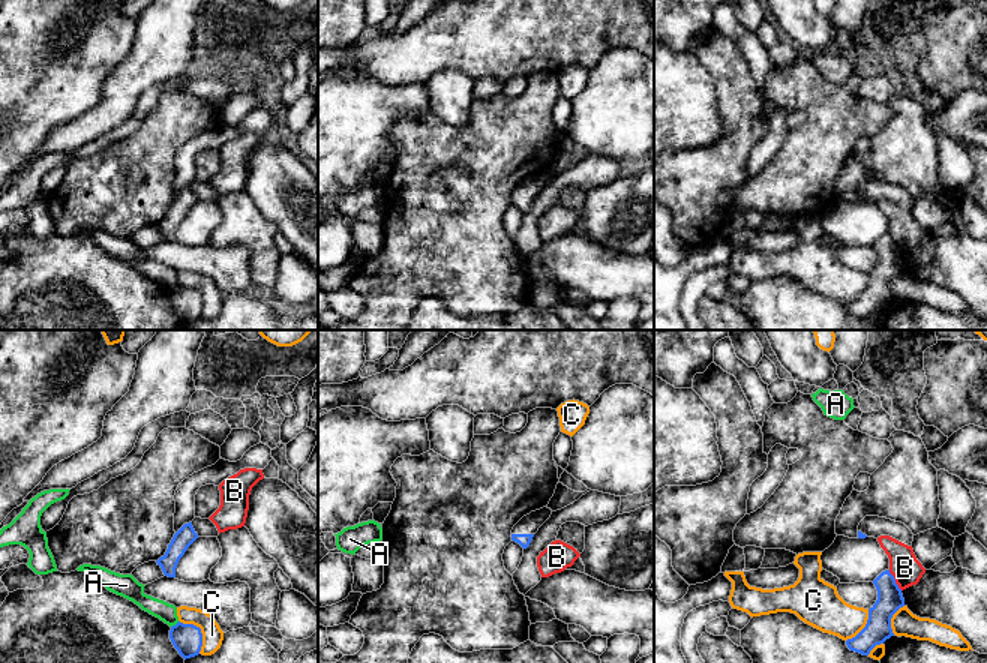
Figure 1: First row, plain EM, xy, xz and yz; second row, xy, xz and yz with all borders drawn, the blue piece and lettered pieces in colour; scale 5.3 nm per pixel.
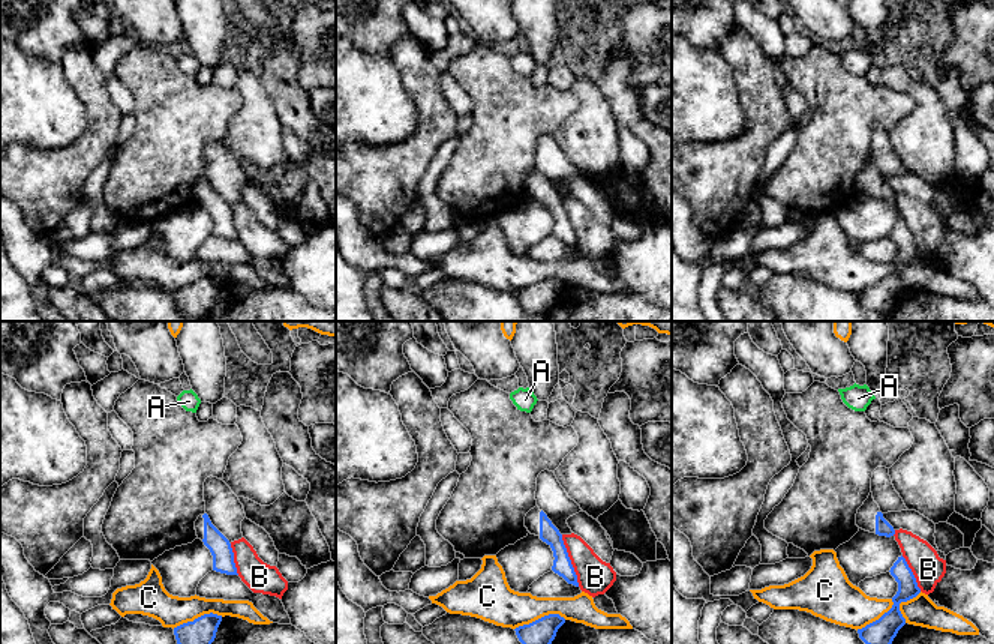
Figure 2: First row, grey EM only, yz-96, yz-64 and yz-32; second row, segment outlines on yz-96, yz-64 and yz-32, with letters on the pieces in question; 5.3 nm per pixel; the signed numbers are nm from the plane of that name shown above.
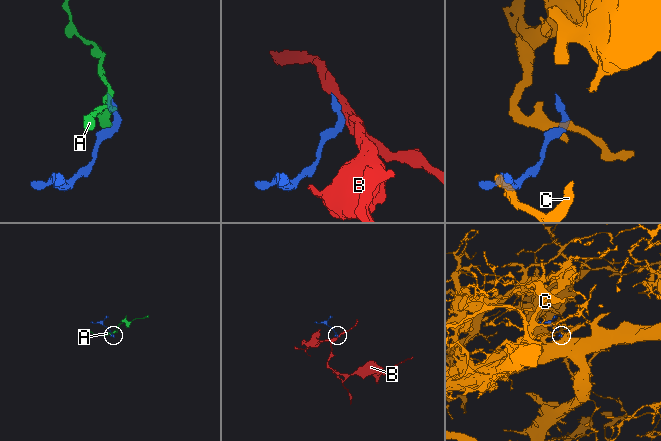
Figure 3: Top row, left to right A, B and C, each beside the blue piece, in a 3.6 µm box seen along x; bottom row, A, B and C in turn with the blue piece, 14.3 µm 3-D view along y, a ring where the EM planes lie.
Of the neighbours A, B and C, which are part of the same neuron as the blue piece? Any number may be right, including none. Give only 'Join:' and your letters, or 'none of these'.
Join: none of these

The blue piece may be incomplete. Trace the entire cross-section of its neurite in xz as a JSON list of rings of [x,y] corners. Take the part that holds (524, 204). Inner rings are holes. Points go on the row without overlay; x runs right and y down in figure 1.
[[[543,171],[524,180],[512,194],[512,204],[526,213],[538,192],[550,182],[552,174]]]

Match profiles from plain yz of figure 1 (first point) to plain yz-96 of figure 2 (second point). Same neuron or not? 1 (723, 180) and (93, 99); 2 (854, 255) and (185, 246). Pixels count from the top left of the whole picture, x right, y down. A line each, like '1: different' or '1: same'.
1: same
2: different

